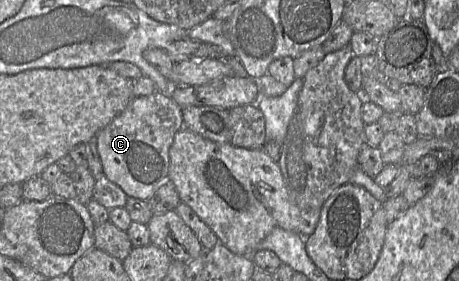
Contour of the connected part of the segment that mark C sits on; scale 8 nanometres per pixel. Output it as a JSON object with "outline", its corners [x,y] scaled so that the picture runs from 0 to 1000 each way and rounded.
{"outline":[[[340,327],[325,342],[294,345],[264,406],[211,473],[211,541],[224,619],[279,701],[325,712],[355,651],[368,644],[368,534],[383,473],[401,459],[397,391],[368,331]]]}

